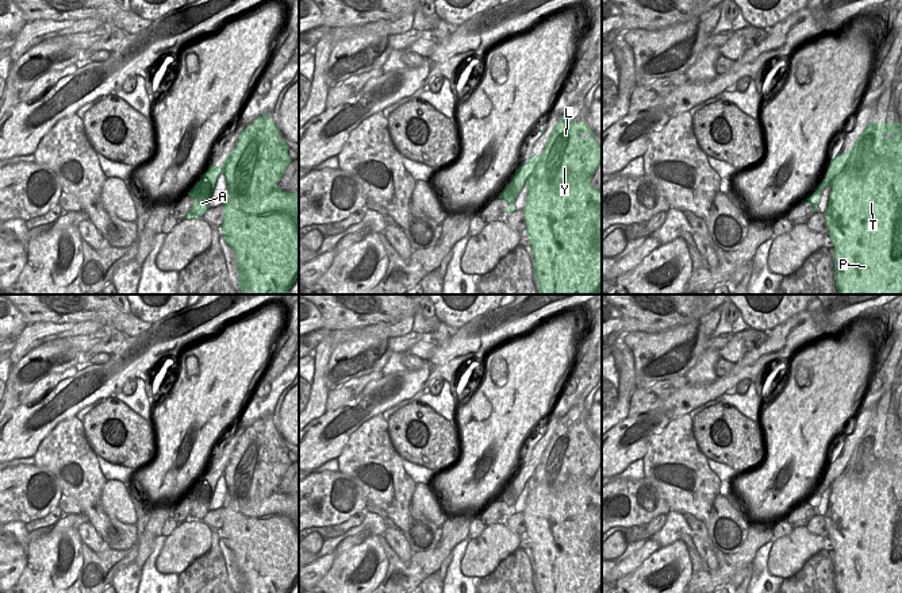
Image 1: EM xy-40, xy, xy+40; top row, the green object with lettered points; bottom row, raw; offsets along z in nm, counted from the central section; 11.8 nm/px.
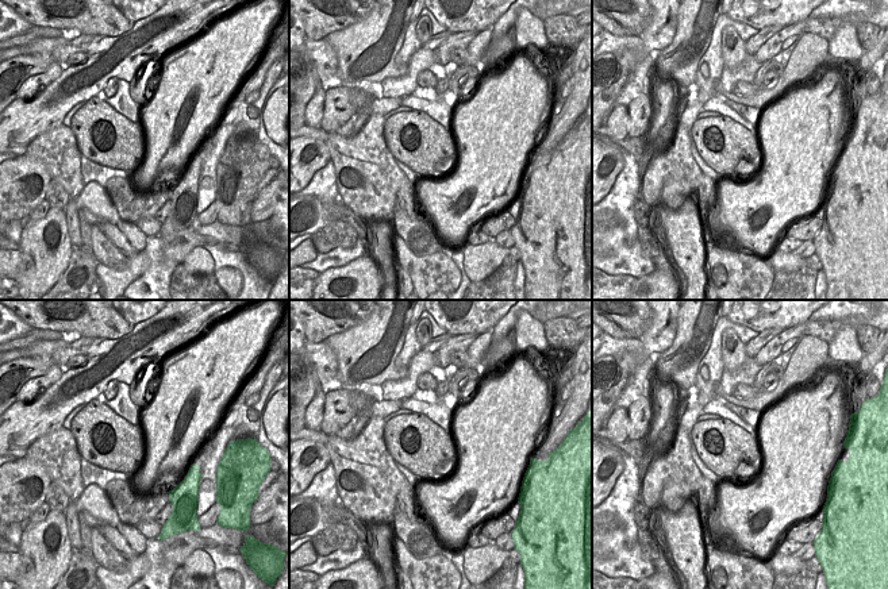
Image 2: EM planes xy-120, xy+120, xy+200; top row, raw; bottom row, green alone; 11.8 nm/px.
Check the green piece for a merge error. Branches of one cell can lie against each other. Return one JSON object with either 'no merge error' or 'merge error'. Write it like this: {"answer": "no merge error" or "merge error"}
{"answer": "merge error"}

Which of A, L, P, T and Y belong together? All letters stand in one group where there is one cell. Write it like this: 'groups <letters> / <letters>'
groups A / L P T Y

